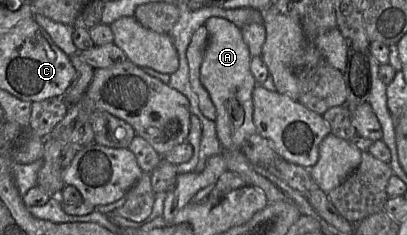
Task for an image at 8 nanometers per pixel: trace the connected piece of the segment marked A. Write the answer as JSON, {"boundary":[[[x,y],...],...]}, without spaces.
{"boundary":[[[210,17],[204,24],[208,32],[208,44],[200,68],[200,81],[208,91],[216,108],[216,133],[222,150],[237,150],[242,148],[243,142],[256,133],[253,122],[252,92],[257,83],[250,70],[251,54],[243,39],[241,28],[222,17]]]}

